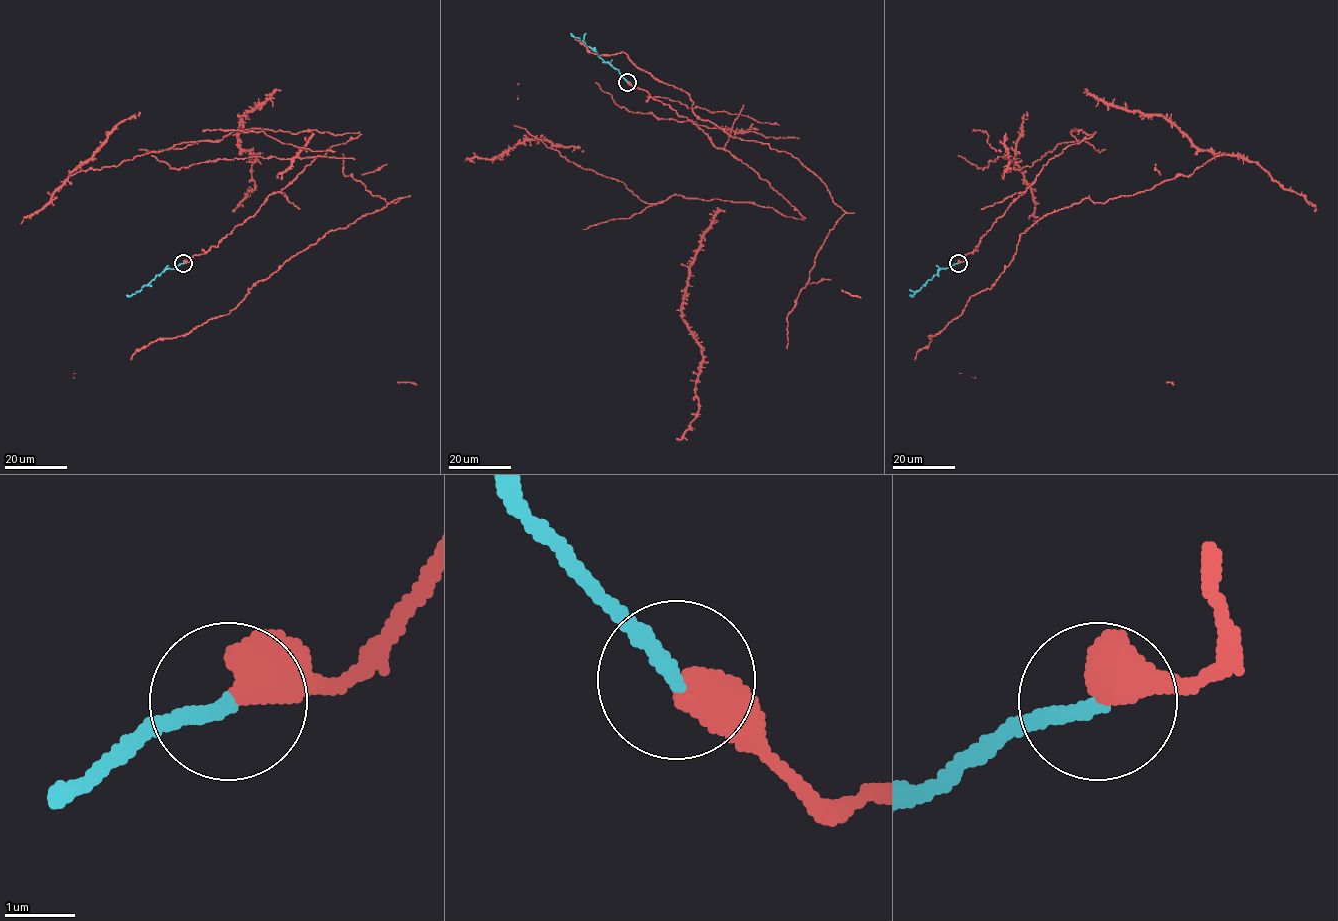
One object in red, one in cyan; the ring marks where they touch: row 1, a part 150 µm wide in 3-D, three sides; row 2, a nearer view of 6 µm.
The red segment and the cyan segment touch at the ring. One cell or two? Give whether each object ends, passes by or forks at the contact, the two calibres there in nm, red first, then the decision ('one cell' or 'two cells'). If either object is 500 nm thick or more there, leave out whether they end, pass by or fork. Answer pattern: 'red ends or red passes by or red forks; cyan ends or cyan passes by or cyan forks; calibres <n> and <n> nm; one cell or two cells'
calibres 600 and 240 nm; one cell

